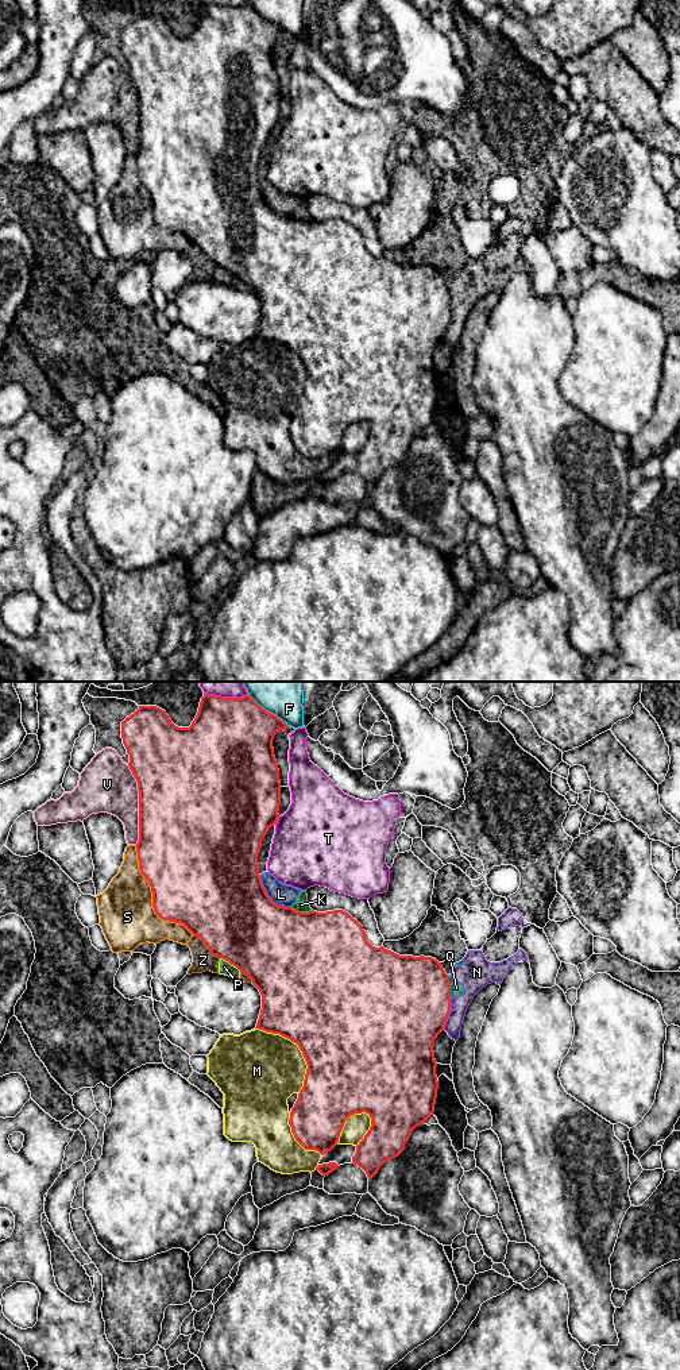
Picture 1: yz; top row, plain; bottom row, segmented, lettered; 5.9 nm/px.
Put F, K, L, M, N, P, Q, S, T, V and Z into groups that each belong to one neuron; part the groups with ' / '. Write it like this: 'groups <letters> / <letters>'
groups F / K N Q / L / M / P Z / S / T / V

